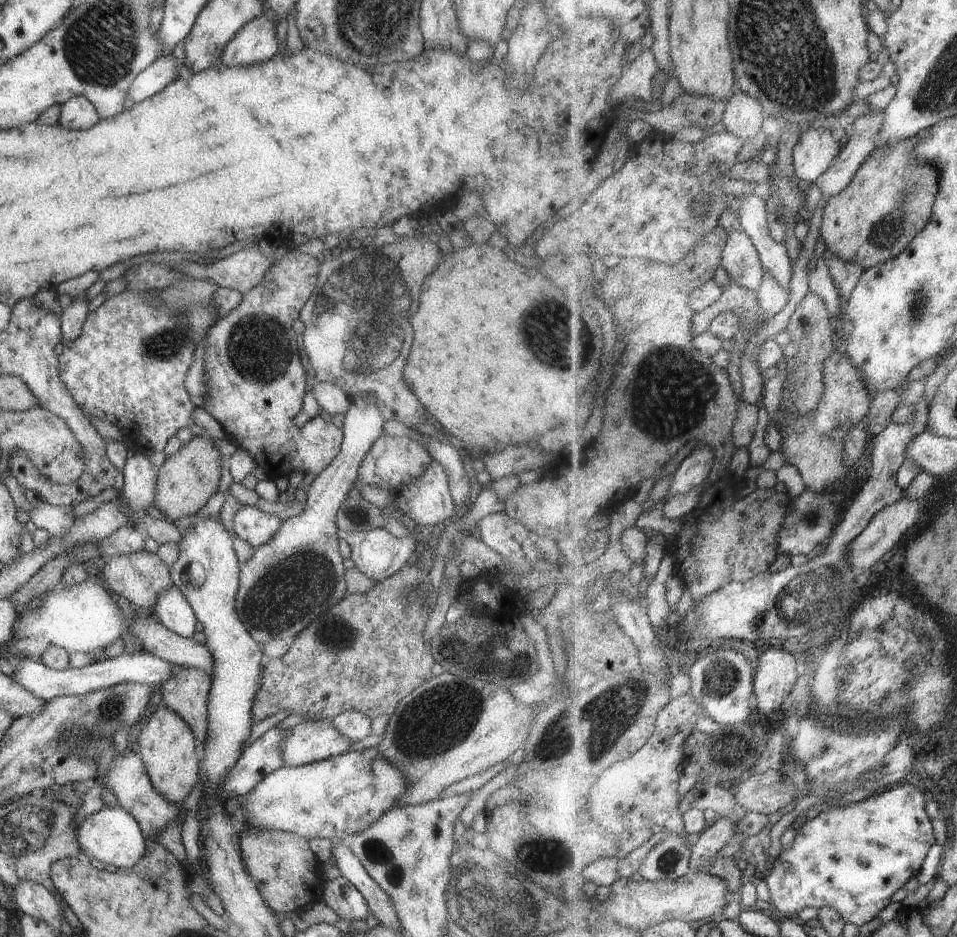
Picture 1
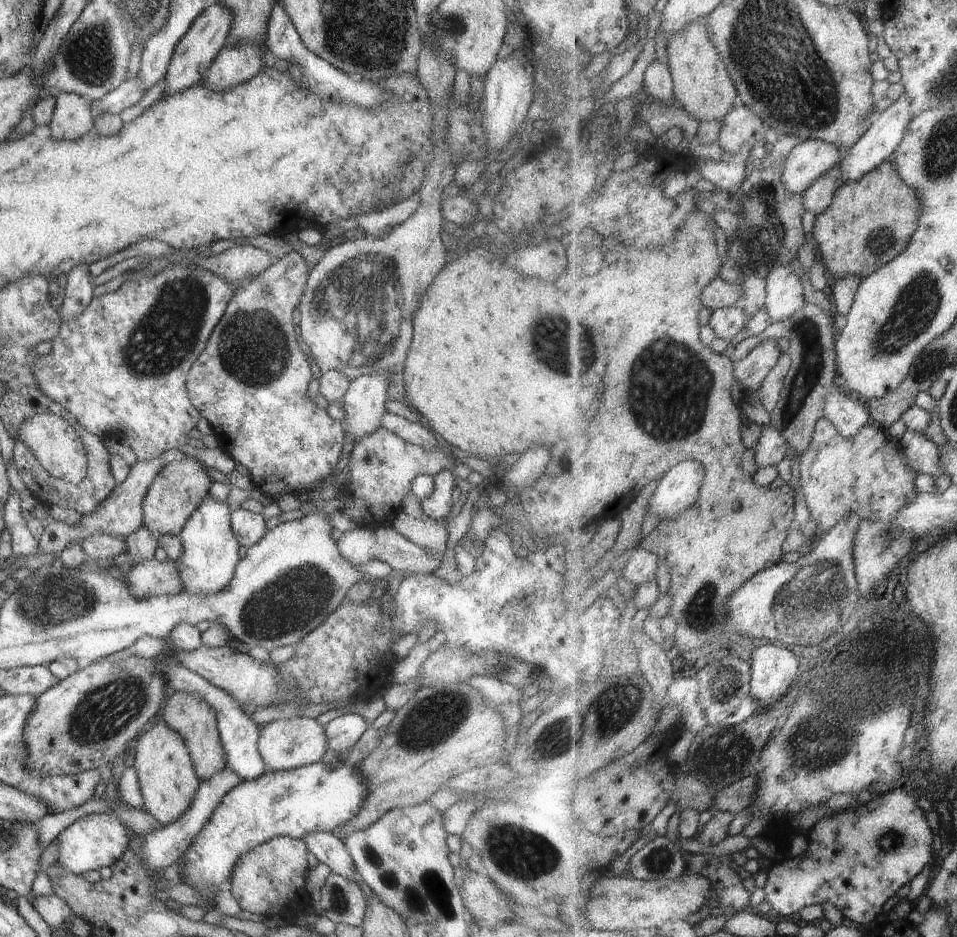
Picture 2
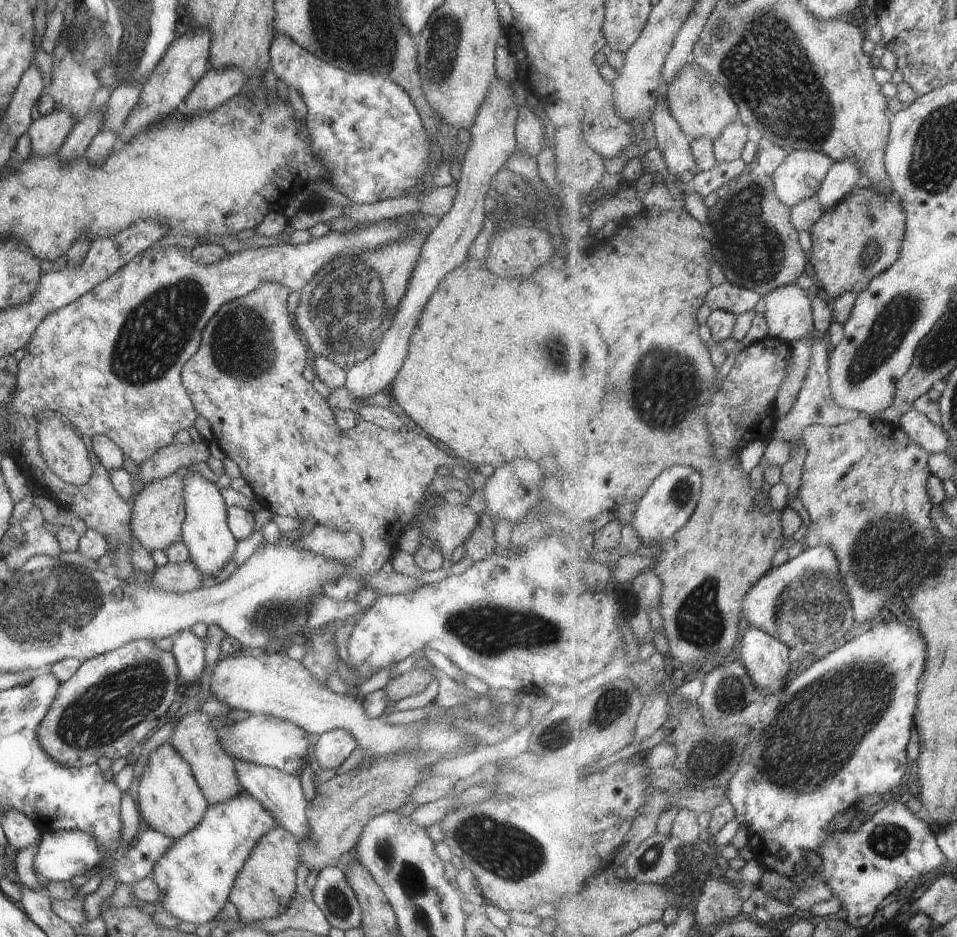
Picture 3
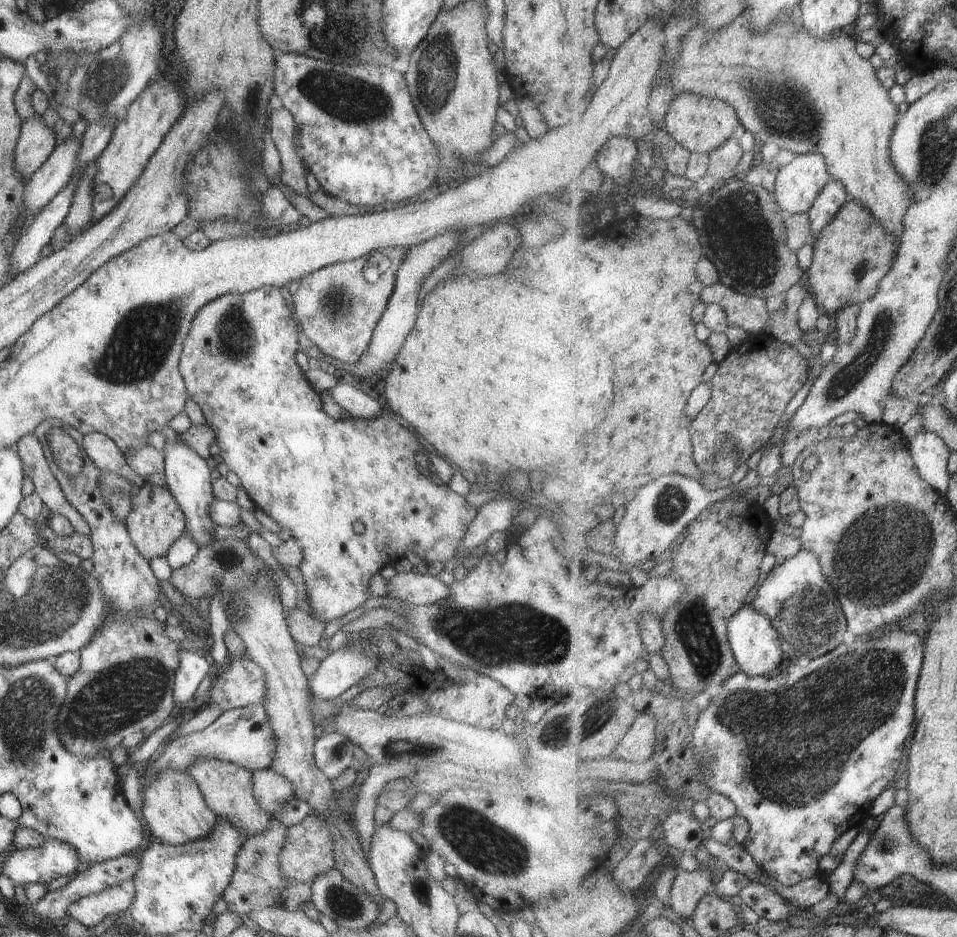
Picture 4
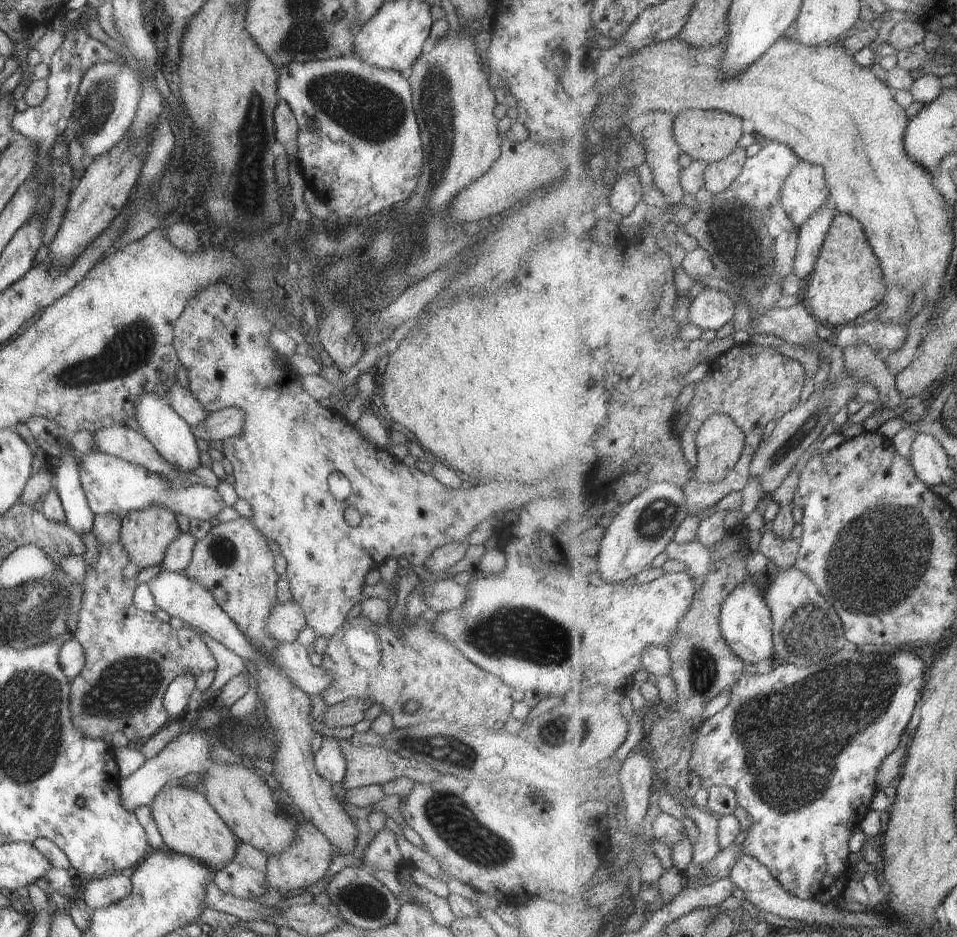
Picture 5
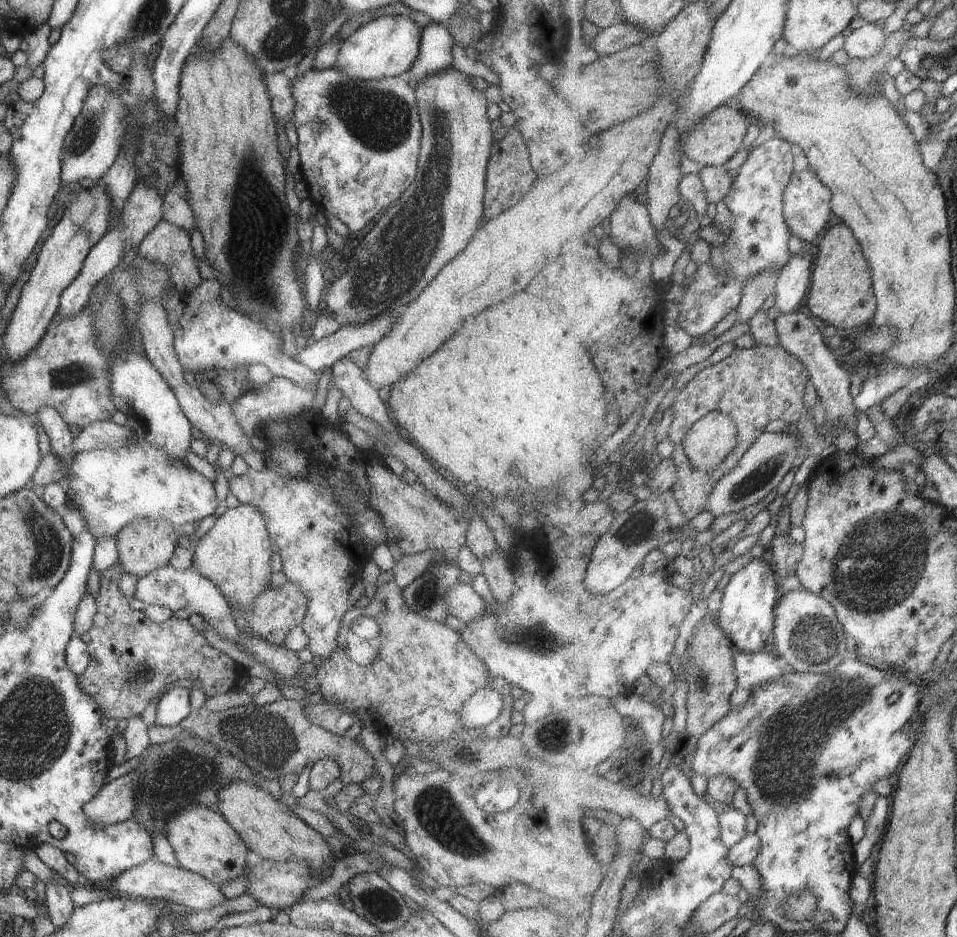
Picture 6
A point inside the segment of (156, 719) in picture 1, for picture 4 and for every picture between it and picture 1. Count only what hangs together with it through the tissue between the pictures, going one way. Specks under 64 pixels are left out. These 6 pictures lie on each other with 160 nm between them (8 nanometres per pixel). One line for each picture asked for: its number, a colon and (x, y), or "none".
2: (167, 782)
3: (168, 800)
4: (173, 808)

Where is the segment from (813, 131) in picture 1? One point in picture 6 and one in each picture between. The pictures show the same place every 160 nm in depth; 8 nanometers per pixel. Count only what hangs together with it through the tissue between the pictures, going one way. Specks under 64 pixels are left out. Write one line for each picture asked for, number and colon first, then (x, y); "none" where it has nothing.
2: (806, 163)
3: (800, 176)
4: (798, 185)
5: (806, 191)
6: (807, 202)

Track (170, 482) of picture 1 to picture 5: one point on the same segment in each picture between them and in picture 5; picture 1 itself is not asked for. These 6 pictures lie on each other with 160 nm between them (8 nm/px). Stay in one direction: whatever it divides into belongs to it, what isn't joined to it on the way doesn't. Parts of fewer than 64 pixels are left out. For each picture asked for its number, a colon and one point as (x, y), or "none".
2: (178, 487)
3: (157, 512)
4: (154, 521)
5: (145, 534)

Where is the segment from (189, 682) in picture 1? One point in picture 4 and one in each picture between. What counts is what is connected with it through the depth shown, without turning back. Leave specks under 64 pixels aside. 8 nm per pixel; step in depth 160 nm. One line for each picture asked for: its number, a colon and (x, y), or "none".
2: (188, 715)
3: (193, 738)
4: (227, 789)

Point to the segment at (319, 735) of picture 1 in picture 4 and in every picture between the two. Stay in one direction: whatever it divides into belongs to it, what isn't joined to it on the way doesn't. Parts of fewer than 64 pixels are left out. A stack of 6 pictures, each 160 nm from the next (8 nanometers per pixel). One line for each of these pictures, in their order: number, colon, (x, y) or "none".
2: (283, 744)
3: (266, 741)
4: (241, 735)

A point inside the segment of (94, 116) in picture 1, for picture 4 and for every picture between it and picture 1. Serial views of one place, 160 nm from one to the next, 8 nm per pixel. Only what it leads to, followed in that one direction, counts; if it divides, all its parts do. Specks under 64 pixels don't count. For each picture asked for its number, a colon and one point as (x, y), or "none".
2: (71, 117)
3: (46, 133)
4: (35, 143)

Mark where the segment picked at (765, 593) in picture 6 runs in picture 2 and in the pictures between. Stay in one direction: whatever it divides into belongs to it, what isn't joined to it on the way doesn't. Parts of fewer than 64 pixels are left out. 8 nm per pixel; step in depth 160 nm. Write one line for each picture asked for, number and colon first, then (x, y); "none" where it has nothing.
2: (774, 668)
3: (766, 659)
4: (757, 646)
5: (746, 621)

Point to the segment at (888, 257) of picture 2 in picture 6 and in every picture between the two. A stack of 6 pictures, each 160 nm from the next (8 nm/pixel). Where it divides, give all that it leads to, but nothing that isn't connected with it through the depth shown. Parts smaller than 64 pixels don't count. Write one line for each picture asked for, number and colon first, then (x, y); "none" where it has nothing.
3: (862, 238)
4: (852, 255)
5: (847, 285)
6: (842, 294)

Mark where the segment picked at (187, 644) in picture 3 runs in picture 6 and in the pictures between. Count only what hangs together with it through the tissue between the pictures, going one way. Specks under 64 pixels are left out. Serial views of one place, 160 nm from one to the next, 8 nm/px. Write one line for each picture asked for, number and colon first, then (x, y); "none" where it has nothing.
4: (192, 668)
5: (177, 693)
6: (173, 705)

